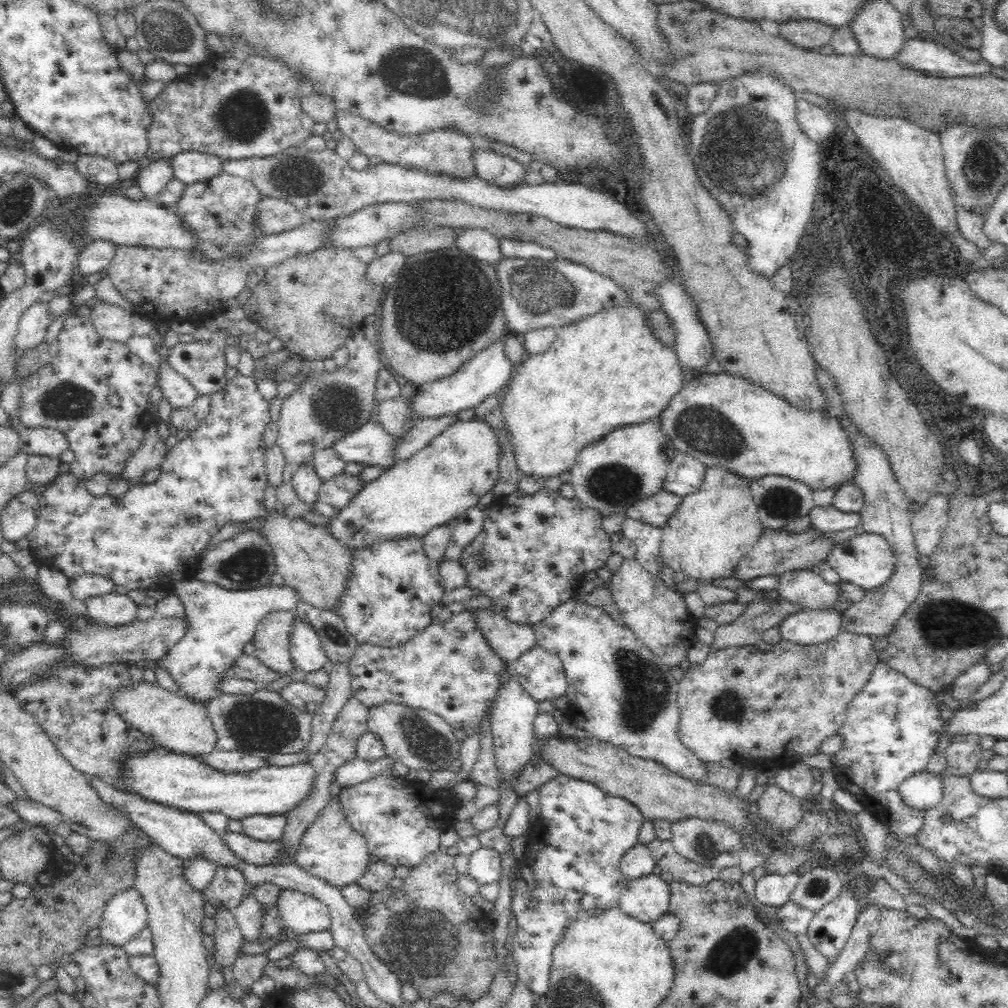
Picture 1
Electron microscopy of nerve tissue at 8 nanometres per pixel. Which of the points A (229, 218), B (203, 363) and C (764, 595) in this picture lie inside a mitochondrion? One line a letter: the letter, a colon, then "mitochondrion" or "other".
A: mitochondrion
B: mitochondrion
C: other

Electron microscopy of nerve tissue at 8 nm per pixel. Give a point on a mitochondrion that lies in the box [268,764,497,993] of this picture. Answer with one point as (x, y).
(421, 945)

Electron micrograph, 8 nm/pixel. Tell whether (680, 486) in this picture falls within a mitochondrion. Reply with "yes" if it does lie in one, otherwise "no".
no

